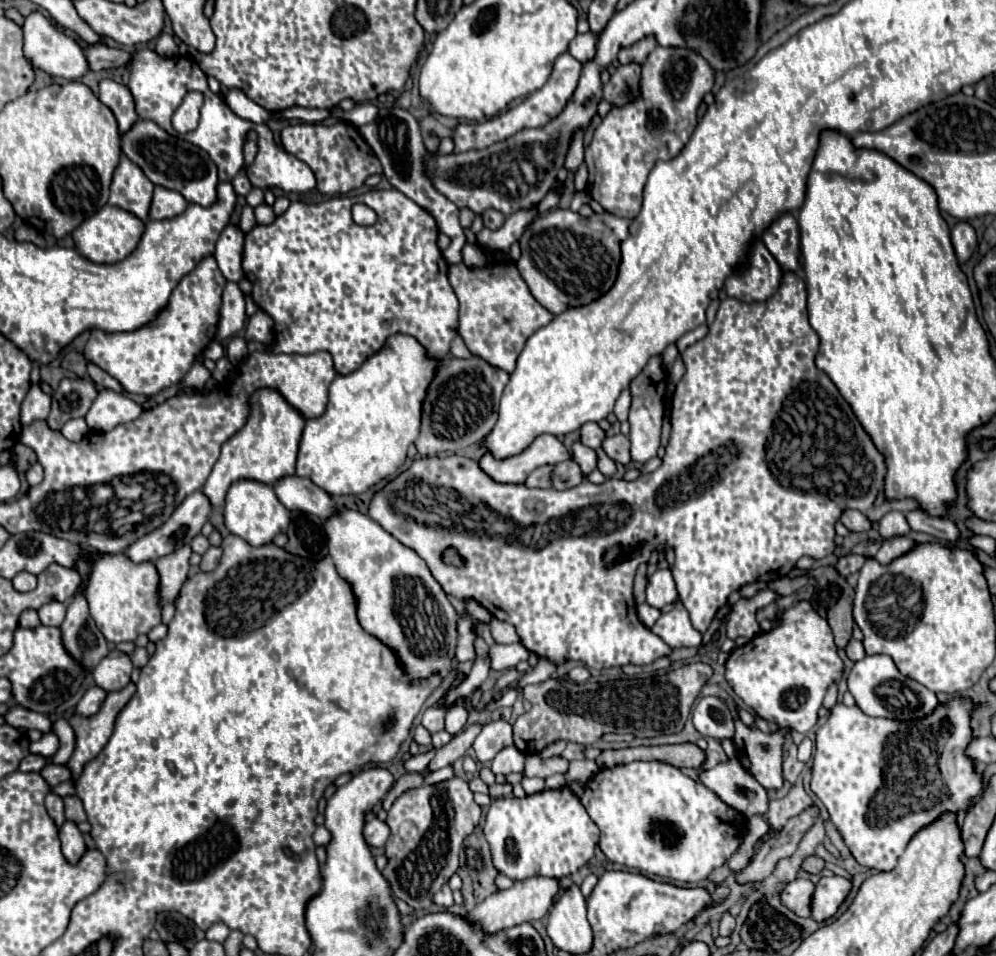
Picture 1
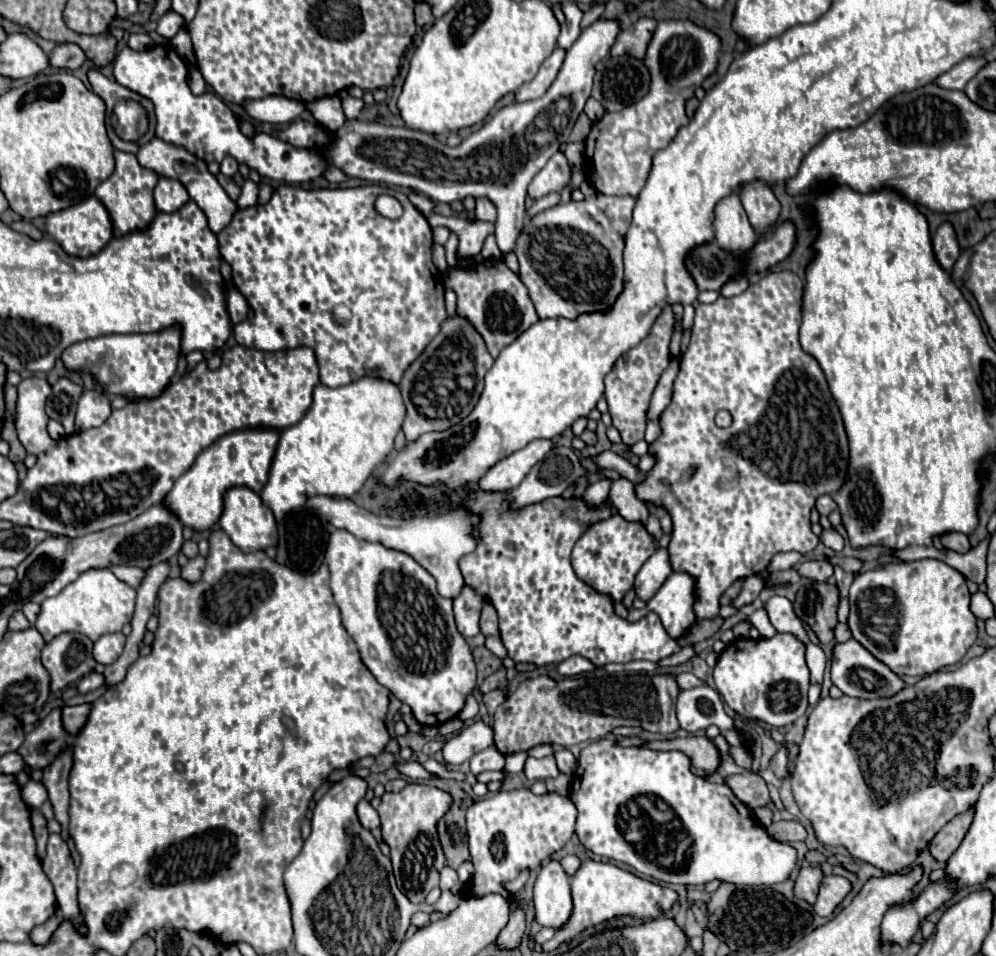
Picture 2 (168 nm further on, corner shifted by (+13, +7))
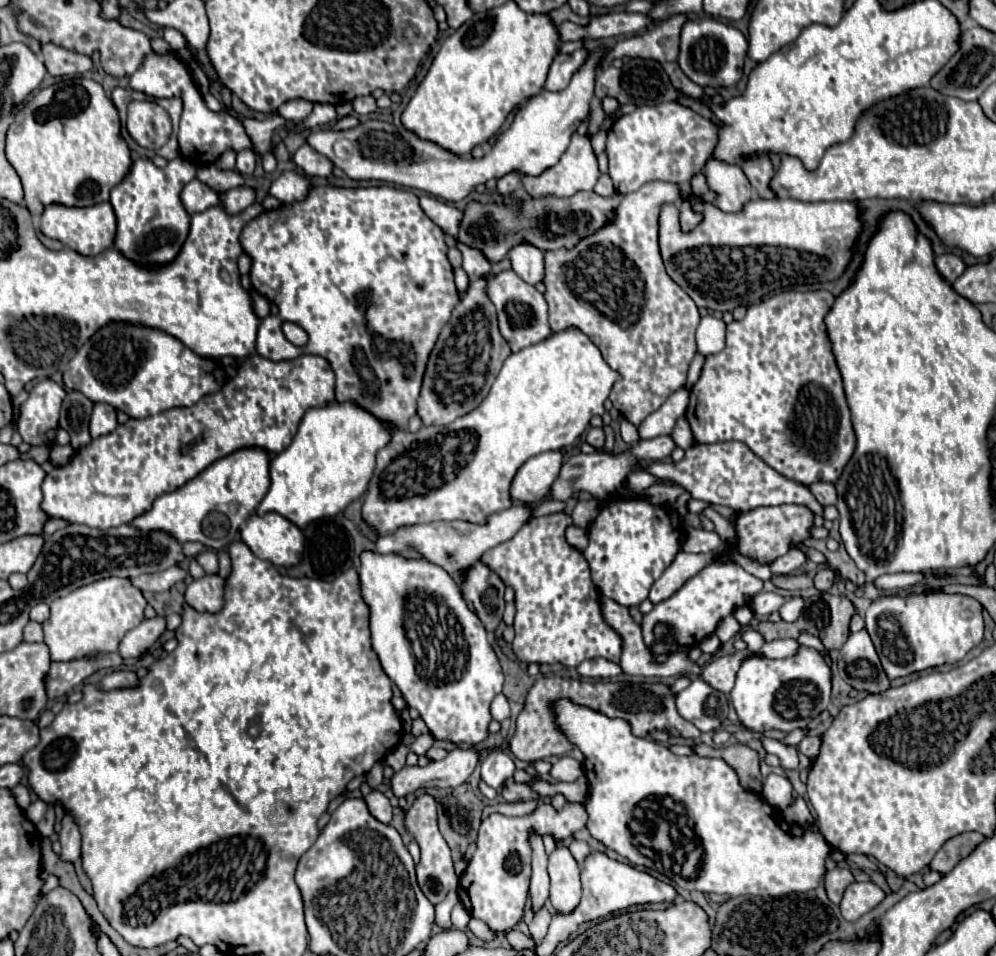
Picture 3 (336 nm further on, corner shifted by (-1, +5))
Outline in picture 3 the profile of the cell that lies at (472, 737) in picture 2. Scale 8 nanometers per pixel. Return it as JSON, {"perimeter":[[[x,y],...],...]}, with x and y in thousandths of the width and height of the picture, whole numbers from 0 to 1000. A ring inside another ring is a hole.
{"perimeter":[[[456,782],[446,795],[434,795],[428,801],[406,801],[392,816],[396,833],[416,831],[420,824],[458,824],[470,816],[480,797],[478,782]]]}

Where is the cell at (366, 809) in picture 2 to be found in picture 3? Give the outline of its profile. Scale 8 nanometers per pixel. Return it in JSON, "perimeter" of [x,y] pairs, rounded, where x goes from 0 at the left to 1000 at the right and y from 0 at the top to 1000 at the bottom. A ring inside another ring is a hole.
{"perimeter":[[[373,826],[369,833],[365,833],[365,839],[367,839],[371,851],[378,858],[382,858],[386,862],[390,862],[394,858],[394,843],[392,843],[390,835],[382,826]]]}

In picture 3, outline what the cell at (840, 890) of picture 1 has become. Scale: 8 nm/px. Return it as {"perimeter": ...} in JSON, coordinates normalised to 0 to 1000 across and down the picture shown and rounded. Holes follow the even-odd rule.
{"perimeter":[[[857,923],[849,929],[847,939],[843,944],[843,954],[849,962],[857,964],[865,956],[878,952],[890,939],[888,931],[878,923]]]}

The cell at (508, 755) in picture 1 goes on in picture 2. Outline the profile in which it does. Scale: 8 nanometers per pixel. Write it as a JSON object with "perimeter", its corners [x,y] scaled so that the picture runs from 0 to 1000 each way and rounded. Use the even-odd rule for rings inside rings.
{"perimeter":[[[492,780],[474,791],[472,805],[474,810],[486,808],[486,805],[506,805],[506,789],[498,780]]]}

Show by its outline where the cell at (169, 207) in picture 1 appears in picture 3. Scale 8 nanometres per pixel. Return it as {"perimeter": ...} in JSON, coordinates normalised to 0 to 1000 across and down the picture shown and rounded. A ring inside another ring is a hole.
{"perimeter":[[[193,188],[183,199],[183,213],[191,224],[197,224],[197,222],[205,222],[213,215],[219,215],[223,211],[221,211],[221,203],[217,199],[203,192],[201,188]]]}

